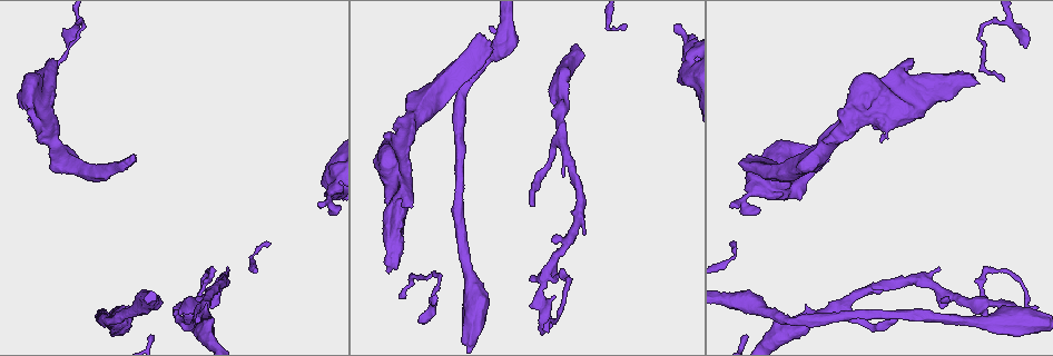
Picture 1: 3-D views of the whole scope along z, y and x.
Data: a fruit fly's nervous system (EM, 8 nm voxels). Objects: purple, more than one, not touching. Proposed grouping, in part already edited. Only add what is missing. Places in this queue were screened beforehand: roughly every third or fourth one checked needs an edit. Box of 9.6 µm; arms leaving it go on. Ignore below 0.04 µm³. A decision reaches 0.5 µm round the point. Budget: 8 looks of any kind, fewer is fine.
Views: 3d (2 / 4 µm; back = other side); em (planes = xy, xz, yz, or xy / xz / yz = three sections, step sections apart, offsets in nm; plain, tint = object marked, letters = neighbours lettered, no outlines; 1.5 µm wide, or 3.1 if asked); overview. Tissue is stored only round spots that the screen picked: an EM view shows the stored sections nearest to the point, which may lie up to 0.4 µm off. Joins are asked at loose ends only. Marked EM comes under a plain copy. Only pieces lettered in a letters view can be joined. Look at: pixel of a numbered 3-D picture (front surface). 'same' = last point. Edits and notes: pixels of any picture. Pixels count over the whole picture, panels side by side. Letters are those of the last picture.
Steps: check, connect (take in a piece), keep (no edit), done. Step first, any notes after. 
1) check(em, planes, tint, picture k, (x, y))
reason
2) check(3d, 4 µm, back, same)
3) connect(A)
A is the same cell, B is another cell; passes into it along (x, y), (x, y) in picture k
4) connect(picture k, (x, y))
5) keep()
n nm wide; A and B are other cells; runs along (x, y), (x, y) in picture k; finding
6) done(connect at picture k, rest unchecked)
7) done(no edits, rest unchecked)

check(em, yz, step 4, letters, picture 1, (403, 204))

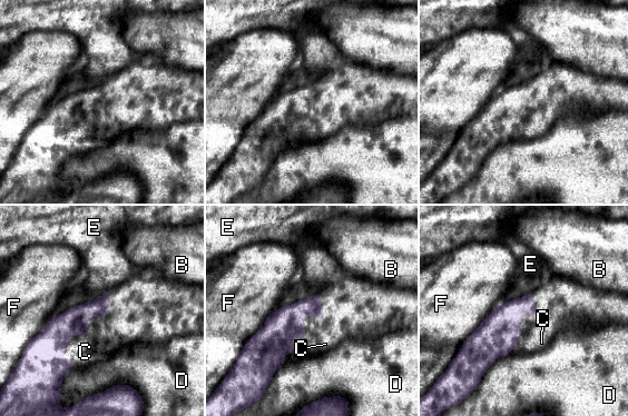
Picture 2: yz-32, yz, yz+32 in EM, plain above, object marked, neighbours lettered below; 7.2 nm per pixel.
connect(C)
160 nm wide; C is the same cell, B, D, E and F are other cells; the cell continues

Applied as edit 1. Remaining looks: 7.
check(overview)
see it whole again

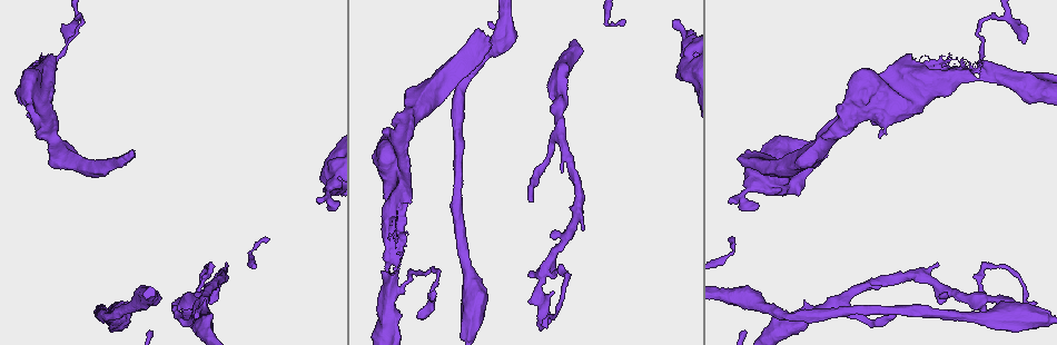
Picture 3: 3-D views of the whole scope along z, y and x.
check(em, yz, step 4, letters, picture 3, (225, 263))
free end

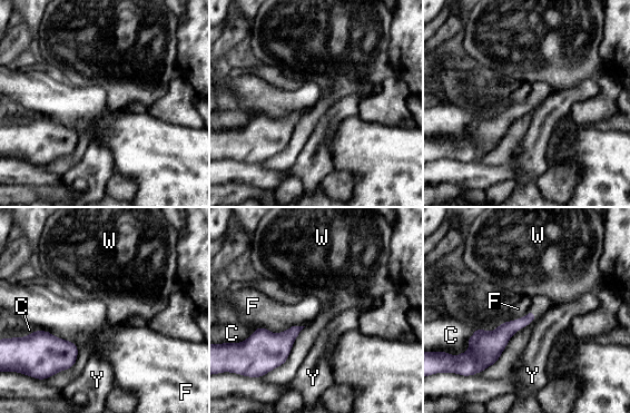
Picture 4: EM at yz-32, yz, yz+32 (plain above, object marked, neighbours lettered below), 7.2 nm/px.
keep()
C, F, W and Y are other cells; border along (257, 326), (272, 332), (305, 326) in picture 4; no lettered piece goes on from it

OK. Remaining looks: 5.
check(em, planes, letters, picture 3, (176, 308))
thin end

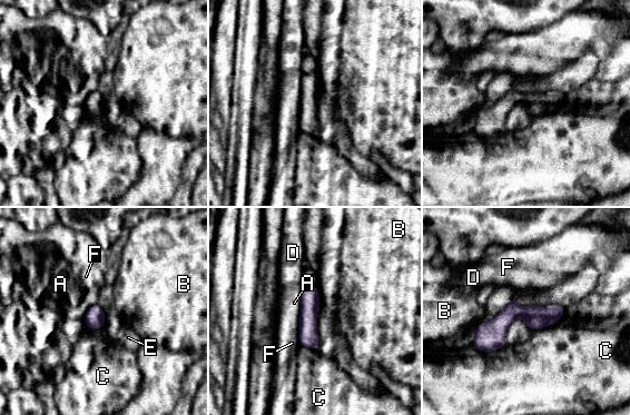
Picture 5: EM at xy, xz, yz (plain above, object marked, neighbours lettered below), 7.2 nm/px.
keep()
140 nm wide; A, B, C, D, E and F are other cells; border along (299, 300), (298, 344) in picture 5; no lettered piece goes on from it

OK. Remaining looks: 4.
done(connect at picture 2, rest unchecked)

